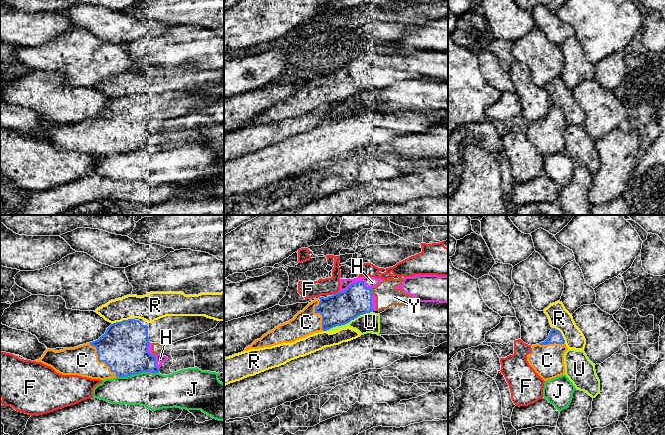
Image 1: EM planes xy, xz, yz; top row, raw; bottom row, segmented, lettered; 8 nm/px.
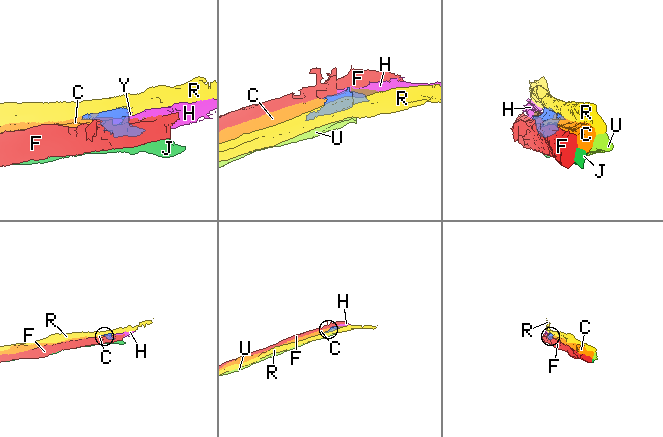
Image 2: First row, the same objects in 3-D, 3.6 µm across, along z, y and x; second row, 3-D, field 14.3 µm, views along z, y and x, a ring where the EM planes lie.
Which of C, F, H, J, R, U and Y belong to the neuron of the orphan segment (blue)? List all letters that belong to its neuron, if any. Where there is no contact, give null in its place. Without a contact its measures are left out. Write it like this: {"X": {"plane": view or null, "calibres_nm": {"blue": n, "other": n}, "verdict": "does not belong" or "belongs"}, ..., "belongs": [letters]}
{"C": {"plane": "xy", "calibres_nm": {"blue": 380, "other": 240}, "verdict": "belongs"}, "F": {"plane": "xz", "calibres_nm": {"blue": 260, "other": 140}, "verdict": "does not belong"}, "H": {"plane": "xz", "calibres_nm": {"blue": 260, "other": 90}, "verdict": "belongs"}, "J": {"plane": "xy", "calibres_nm": {"blue": 380, "other": 280}, "verdict": "does not belong"}, "R": {"plane": "yz", "calibres_nm": {"blue": 110, "other": 170}, "verdict": "does not belong"}, "U": {"plane": "xz", "calibres_nm": {"blue": 260, "other": 160}, "verdict": "does not belong"}, "Y": {"plane": "xz", "calibres_nm": {"blue": 240, "other": 180}, "verdict": "belongs"}, "belongs": ["C", "H", "Y"]}

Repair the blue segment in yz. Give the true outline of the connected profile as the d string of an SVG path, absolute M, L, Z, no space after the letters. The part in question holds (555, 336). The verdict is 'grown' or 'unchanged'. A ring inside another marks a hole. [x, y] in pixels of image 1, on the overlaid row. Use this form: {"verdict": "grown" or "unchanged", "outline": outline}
{"verdict": "grown", "outline": "M552 328L544 342L532 346L527 361L535 372L547 381L565 375L564 354L567 350L561 332Z"}

